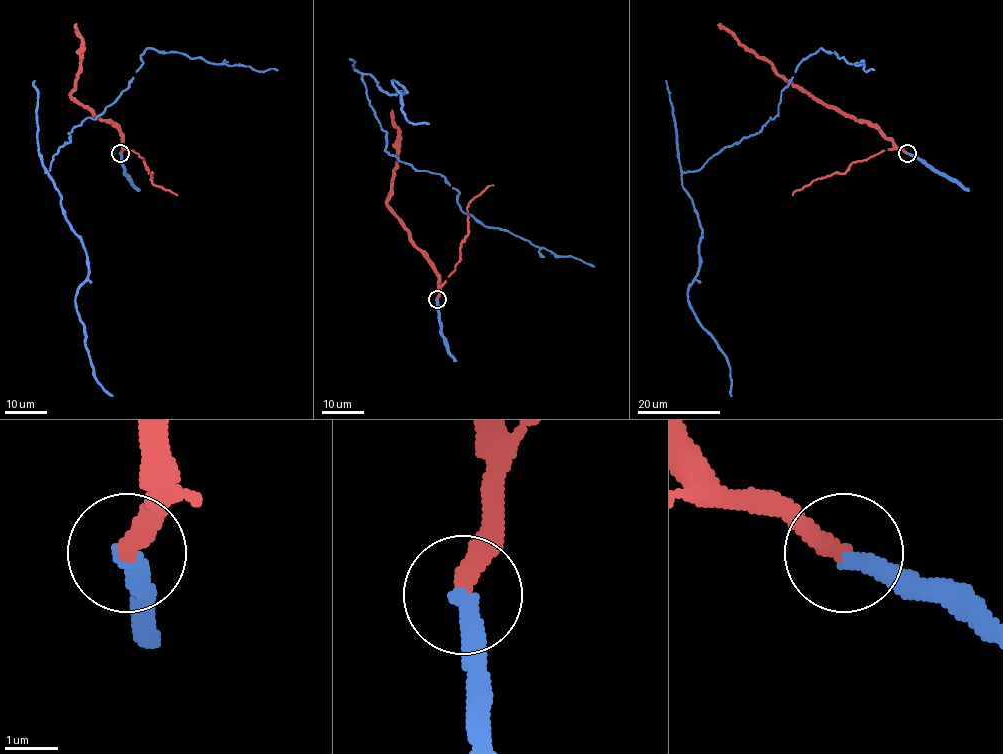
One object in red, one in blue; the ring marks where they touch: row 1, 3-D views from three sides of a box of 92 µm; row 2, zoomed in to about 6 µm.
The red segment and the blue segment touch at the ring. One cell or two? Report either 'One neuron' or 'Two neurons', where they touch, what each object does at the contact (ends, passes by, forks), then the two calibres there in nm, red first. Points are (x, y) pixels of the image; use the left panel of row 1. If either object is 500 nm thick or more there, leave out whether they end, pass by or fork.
One neuron. Place: (120, 153). At the ring red ends. At the ring blue ends. Thickness 360 nm (red) against 380 nm

